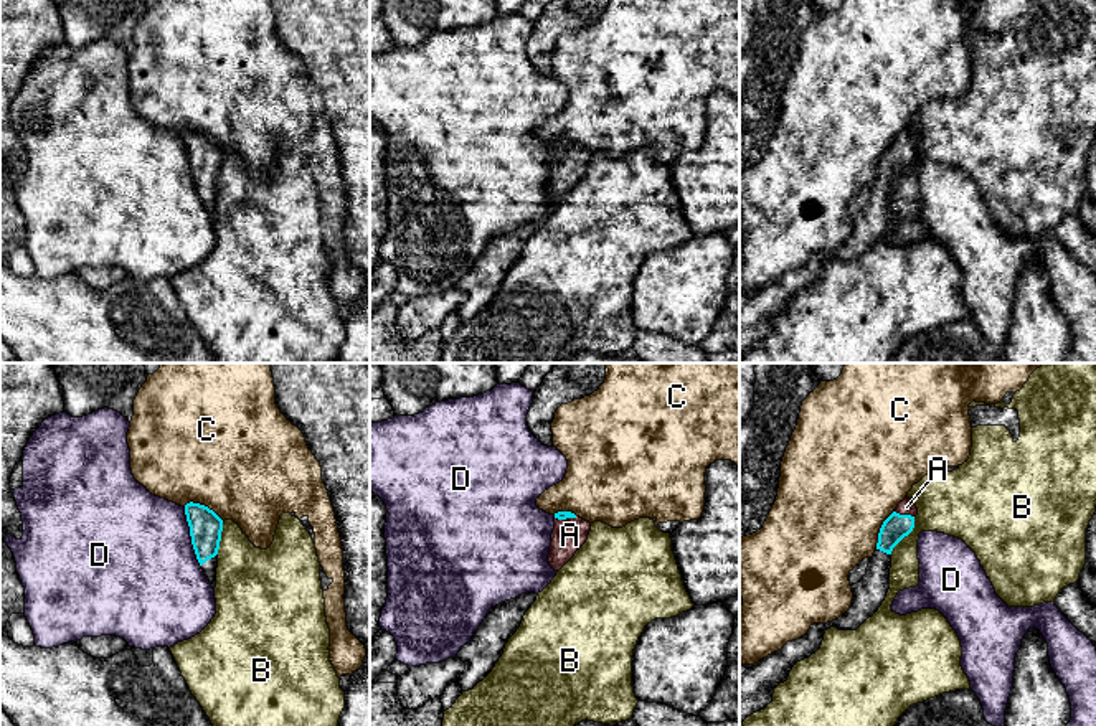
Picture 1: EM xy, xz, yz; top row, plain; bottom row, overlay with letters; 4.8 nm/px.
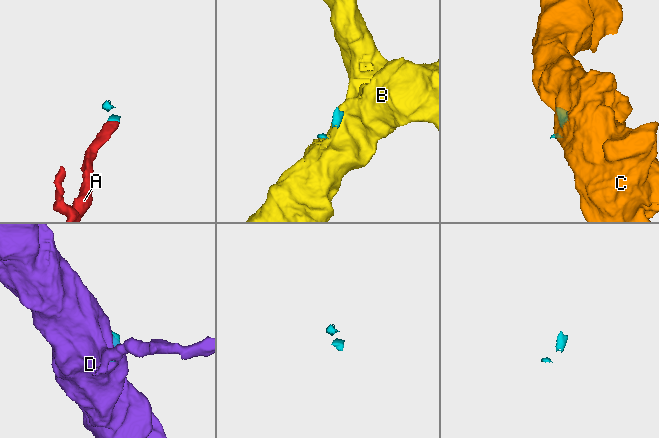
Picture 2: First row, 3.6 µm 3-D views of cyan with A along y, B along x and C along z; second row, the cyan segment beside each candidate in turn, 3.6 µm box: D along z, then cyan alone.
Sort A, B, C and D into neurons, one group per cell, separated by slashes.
A / B / C / D

